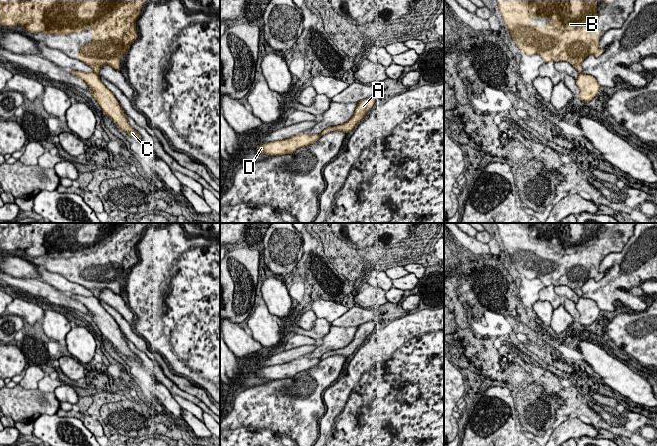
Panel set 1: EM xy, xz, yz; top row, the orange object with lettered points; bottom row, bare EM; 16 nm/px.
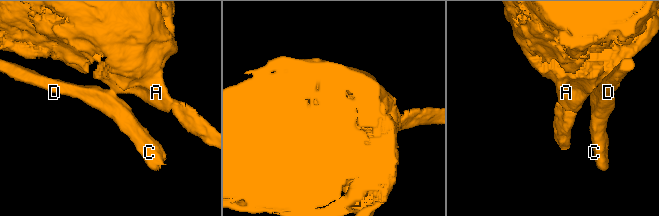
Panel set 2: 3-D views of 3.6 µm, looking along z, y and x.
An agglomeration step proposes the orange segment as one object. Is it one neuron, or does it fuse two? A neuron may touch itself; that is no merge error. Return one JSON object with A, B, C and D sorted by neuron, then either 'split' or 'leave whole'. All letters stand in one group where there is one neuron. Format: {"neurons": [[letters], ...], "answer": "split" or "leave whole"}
{"neurons": [["A", "B"], ["C", "D"]], "answer": "split"}

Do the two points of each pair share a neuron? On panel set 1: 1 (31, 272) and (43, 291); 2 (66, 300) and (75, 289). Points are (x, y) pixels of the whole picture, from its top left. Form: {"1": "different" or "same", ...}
{"1": "different", "2": "different"}

